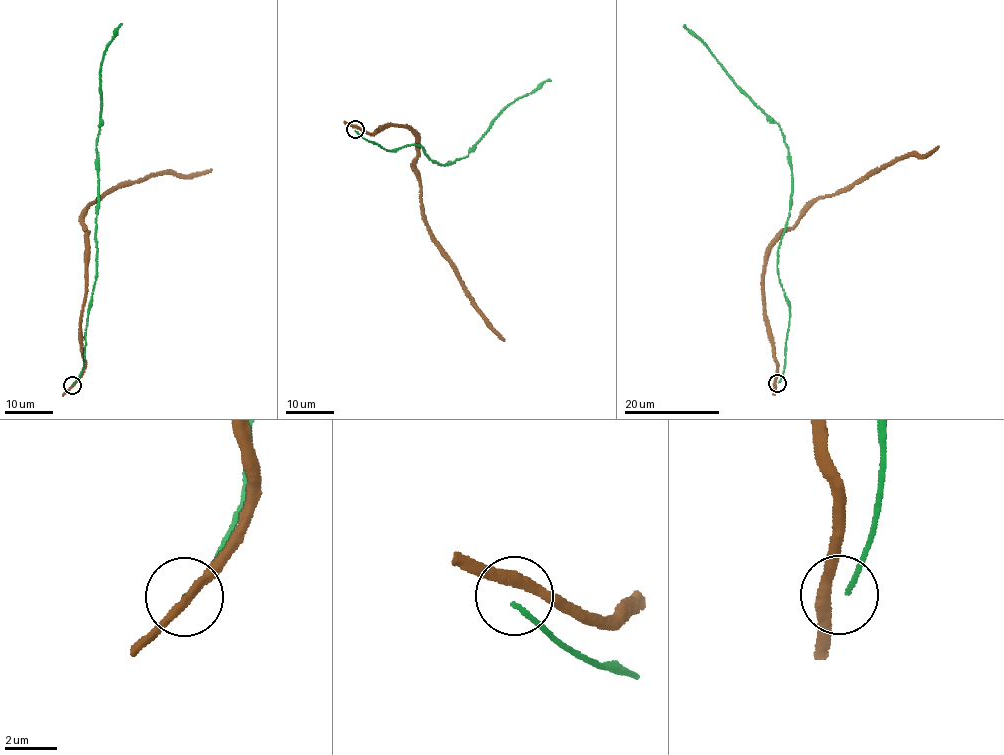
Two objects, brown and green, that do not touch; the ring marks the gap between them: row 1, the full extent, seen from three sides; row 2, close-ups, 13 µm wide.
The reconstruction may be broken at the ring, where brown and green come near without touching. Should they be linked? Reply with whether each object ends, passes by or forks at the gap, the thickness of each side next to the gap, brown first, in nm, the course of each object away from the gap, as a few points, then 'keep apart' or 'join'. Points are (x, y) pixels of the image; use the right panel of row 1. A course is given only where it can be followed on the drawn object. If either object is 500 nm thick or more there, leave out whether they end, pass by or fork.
brown passes by; green ends; calibres 340 and 170 nm; course brown (776, 382), (764, 290), (764, 259), (773, 243), (819, 198), (849, 190), (882, 168), (932, 154), (938, 147); course green (778, 382), (789, 320), (789, 301), (777, 271), (777, 250), (791, 193), (788, 147), (778, 125), (684, 24); keep apart

